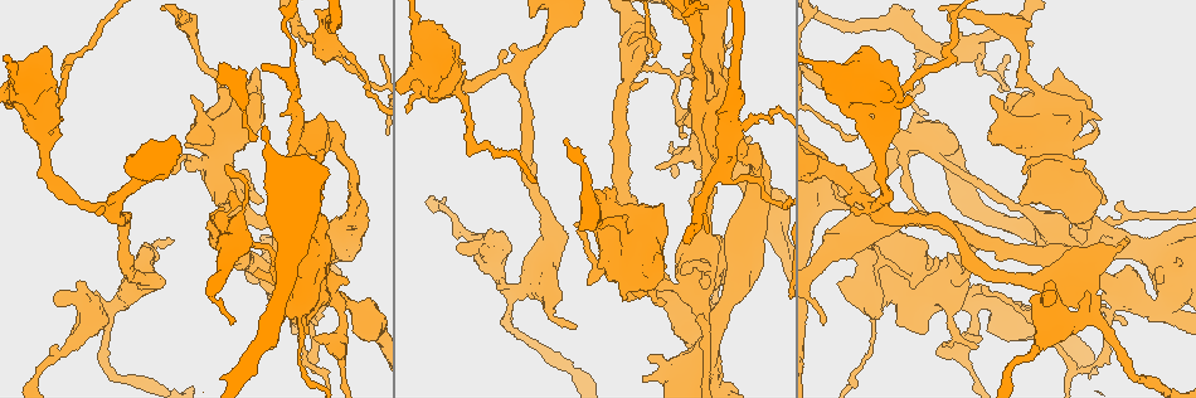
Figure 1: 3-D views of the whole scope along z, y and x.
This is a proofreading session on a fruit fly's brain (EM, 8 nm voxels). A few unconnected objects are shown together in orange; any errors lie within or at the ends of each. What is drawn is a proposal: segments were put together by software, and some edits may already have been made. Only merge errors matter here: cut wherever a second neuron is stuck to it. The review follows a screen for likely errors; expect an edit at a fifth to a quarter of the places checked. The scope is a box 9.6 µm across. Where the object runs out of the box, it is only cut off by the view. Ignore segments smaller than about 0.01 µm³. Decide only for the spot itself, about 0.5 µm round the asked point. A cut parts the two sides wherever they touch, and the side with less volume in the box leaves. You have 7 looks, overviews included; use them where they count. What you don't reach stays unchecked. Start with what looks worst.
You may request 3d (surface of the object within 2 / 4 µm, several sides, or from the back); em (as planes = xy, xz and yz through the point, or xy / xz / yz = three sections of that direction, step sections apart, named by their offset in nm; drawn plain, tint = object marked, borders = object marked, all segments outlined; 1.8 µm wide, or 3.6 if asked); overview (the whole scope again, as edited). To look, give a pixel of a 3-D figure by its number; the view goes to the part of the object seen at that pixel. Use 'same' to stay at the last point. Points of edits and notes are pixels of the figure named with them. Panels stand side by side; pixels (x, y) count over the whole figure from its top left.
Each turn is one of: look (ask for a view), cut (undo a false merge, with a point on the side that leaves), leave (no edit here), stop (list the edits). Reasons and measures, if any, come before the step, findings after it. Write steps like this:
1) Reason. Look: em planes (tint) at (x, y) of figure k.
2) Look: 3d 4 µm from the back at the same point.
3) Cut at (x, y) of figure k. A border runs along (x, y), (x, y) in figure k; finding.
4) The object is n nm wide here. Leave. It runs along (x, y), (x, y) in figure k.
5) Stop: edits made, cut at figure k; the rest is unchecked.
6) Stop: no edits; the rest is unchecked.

Look: em planes (tint) at (454, 90) of figure 1.

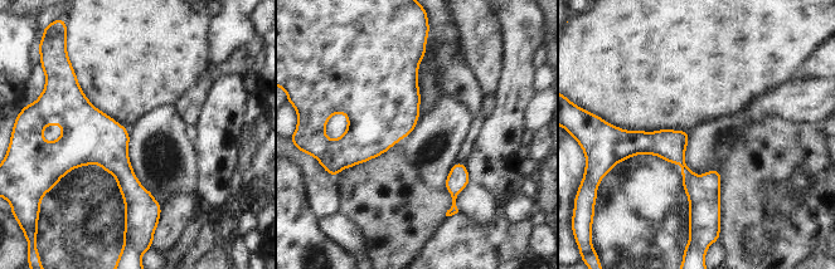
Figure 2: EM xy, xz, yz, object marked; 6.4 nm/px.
The object is 140 nm wide here. Leave. It runs along (76, 87), (78, 118), (154, 205) in figure 2; continuous, no second neuron.

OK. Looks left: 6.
Four-way junction. Look: em 3.6 µm planes (tint) at (639, 63) of figure 1.

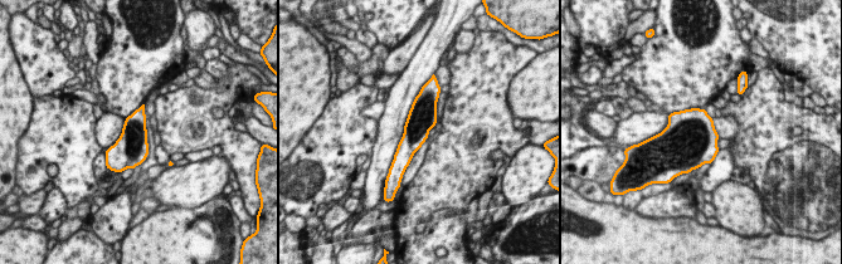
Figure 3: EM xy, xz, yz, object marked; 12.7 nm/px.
The object is 360 nm wide here. Leave. One neuron here.

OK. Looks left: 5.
Side arm on a straight run. Look: em yz step 4 (borders) at (1036, 345) of figure 1.

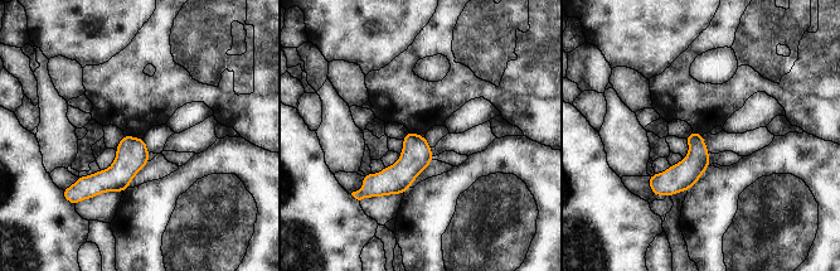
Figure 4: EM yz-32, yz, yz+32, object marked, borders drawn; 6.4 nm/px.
Leave. Continuous, no second neuron.

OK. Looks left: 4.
Stop: no edits; the rest is unchecked.

